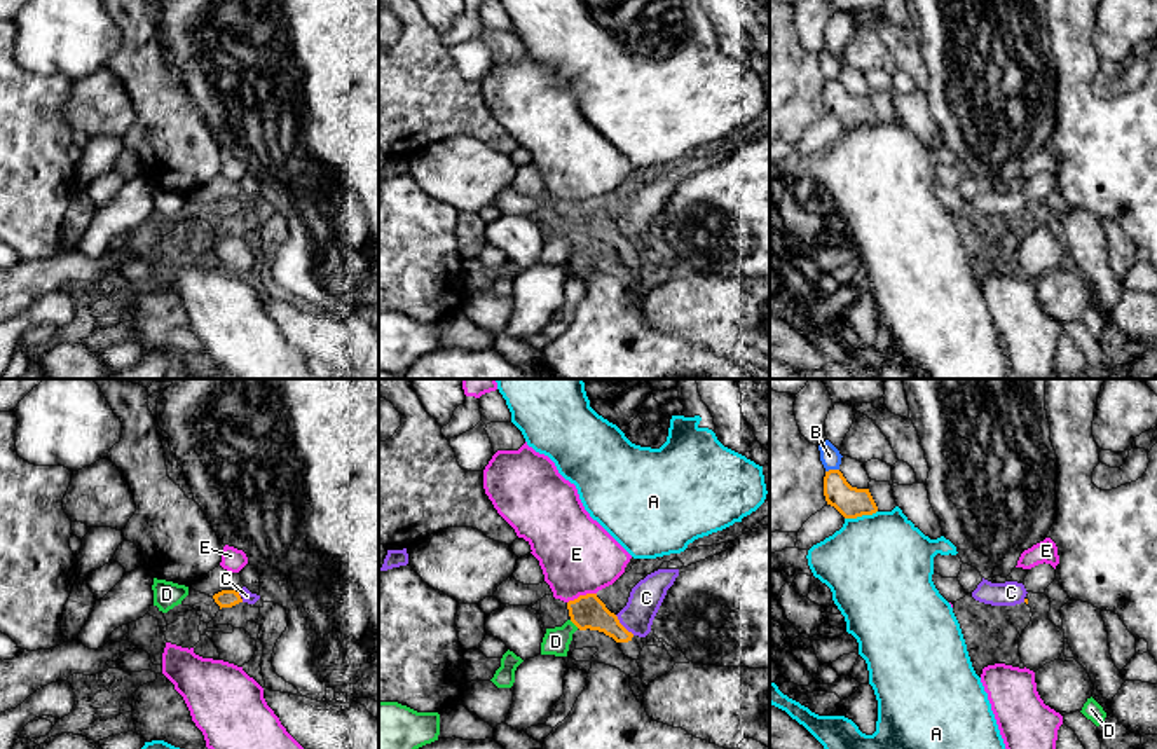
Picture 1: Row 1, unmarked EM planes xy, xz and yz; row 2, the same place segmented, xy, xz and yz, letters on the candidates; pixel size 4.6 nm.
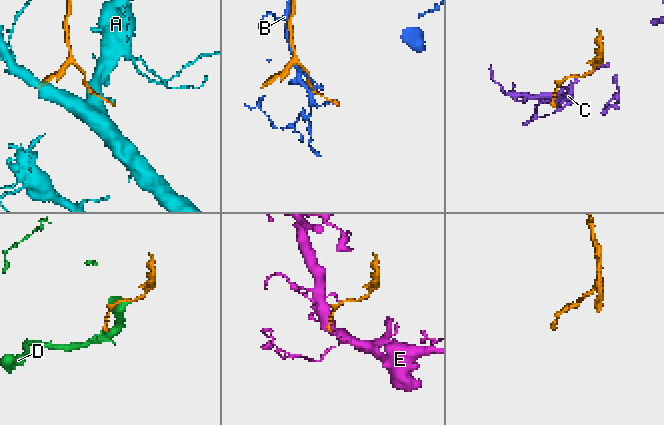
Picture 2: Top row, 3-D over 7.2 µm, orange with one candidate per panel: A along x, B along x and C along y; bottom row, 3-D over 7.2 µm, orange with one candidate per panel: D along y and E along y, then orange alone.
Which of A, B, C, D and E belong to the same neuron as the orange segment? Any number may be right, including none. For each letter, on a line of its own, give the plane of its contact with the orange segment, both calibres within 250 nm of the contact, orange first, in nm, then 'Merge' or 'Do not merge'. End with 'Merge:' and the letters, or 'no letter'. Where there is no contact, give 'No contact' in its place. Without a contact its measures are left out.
A: Touches orange in yz. Thickness 140 nm (orange) against 480 nm. Do not merge
B: Touches orange in yz. Thickness 140 nm (orange) against 90 nm. Do not merge
C: Touches orange in xz. Thickness 160 nm (orange) against 150 nm. Do not merge
D: Touches orange in xz. Thickness 160 nm (orange) against 120 nm. Do not merge
E: Touches orange in xz. Thickness 160 nm (orange) against 360 nm. Do not merge
Merge: no letter

